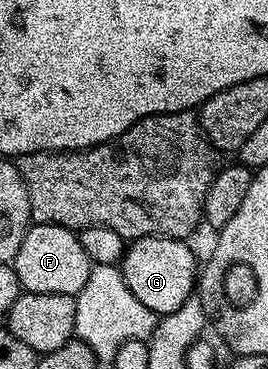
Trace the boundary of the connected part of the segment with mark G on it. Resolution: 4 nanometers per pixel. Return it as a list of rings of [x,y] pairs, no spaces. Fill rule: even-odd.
[[[149,235],[133,240],[122,255],[120,266],[124,281],[128,281],[128,289],[132,289],[132,294],[160,317],[180,309],[180,305],[195,294],[200,263],[194,260],[190,245],[180,239],[167,239],[164,235]]]

